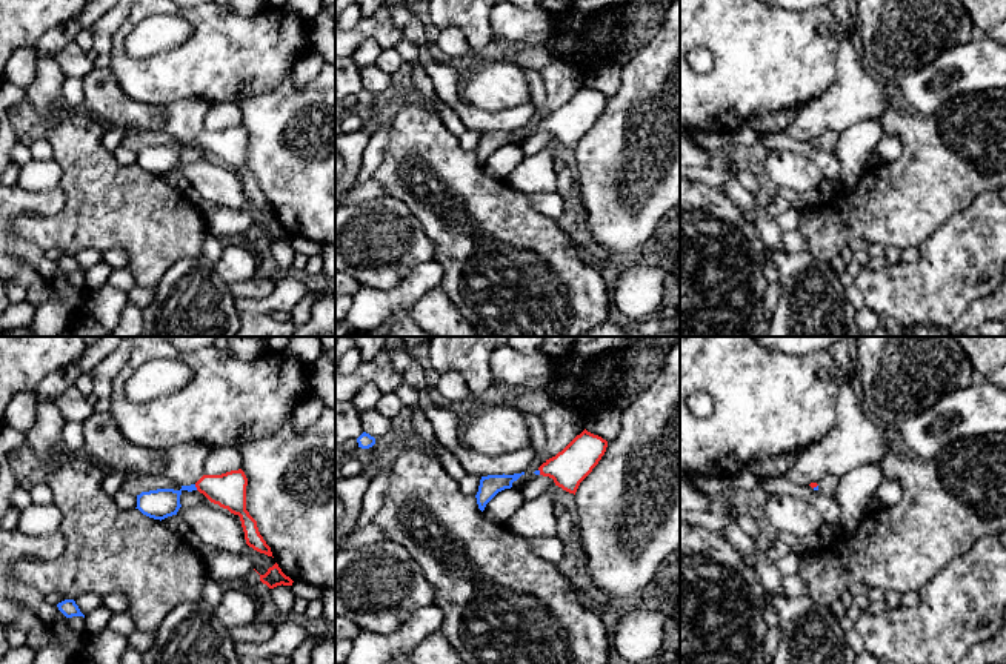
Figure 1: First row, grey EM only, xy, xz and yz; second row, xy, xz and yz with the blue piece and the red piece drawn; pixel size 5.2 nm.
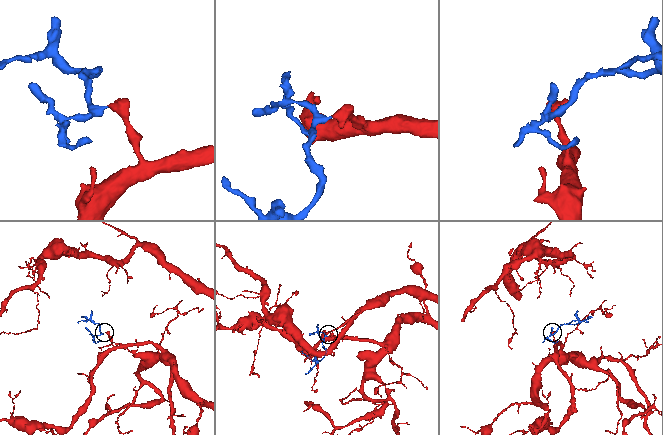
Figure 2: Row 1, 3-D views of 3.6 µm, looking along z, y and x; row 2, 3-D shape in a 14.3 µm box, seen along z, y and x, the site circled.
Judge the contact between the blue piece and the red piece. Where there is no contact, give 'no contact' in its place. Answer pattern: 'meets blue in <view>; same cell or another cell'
meets blue in xy; same cell

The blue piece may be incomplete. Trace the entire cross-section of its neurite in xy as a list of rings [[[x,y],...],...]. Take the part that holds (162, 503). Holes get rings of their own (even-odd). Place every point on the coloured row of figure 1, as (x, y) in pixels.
[[[242,469],[222,475],[203,475],[195,484],[182,486],[180,490],[157,489],[137,495],[137,507],[143,515],[154,520],[165,520],[177,515],[180,495],[183,490],[198,490],[211,503],[238,515],[245,532],[245,540],[254,550],[272,556],[271,547],[258,532],[257,521],[246,510],[248,478]]]

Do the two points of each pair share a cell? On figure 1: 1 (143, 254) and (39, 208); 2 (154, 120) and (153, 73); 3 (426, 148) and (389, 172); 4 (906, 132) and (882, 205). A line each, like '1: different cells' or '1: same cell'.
1: different cells
2: different cells
3: same cell
4: same cell

